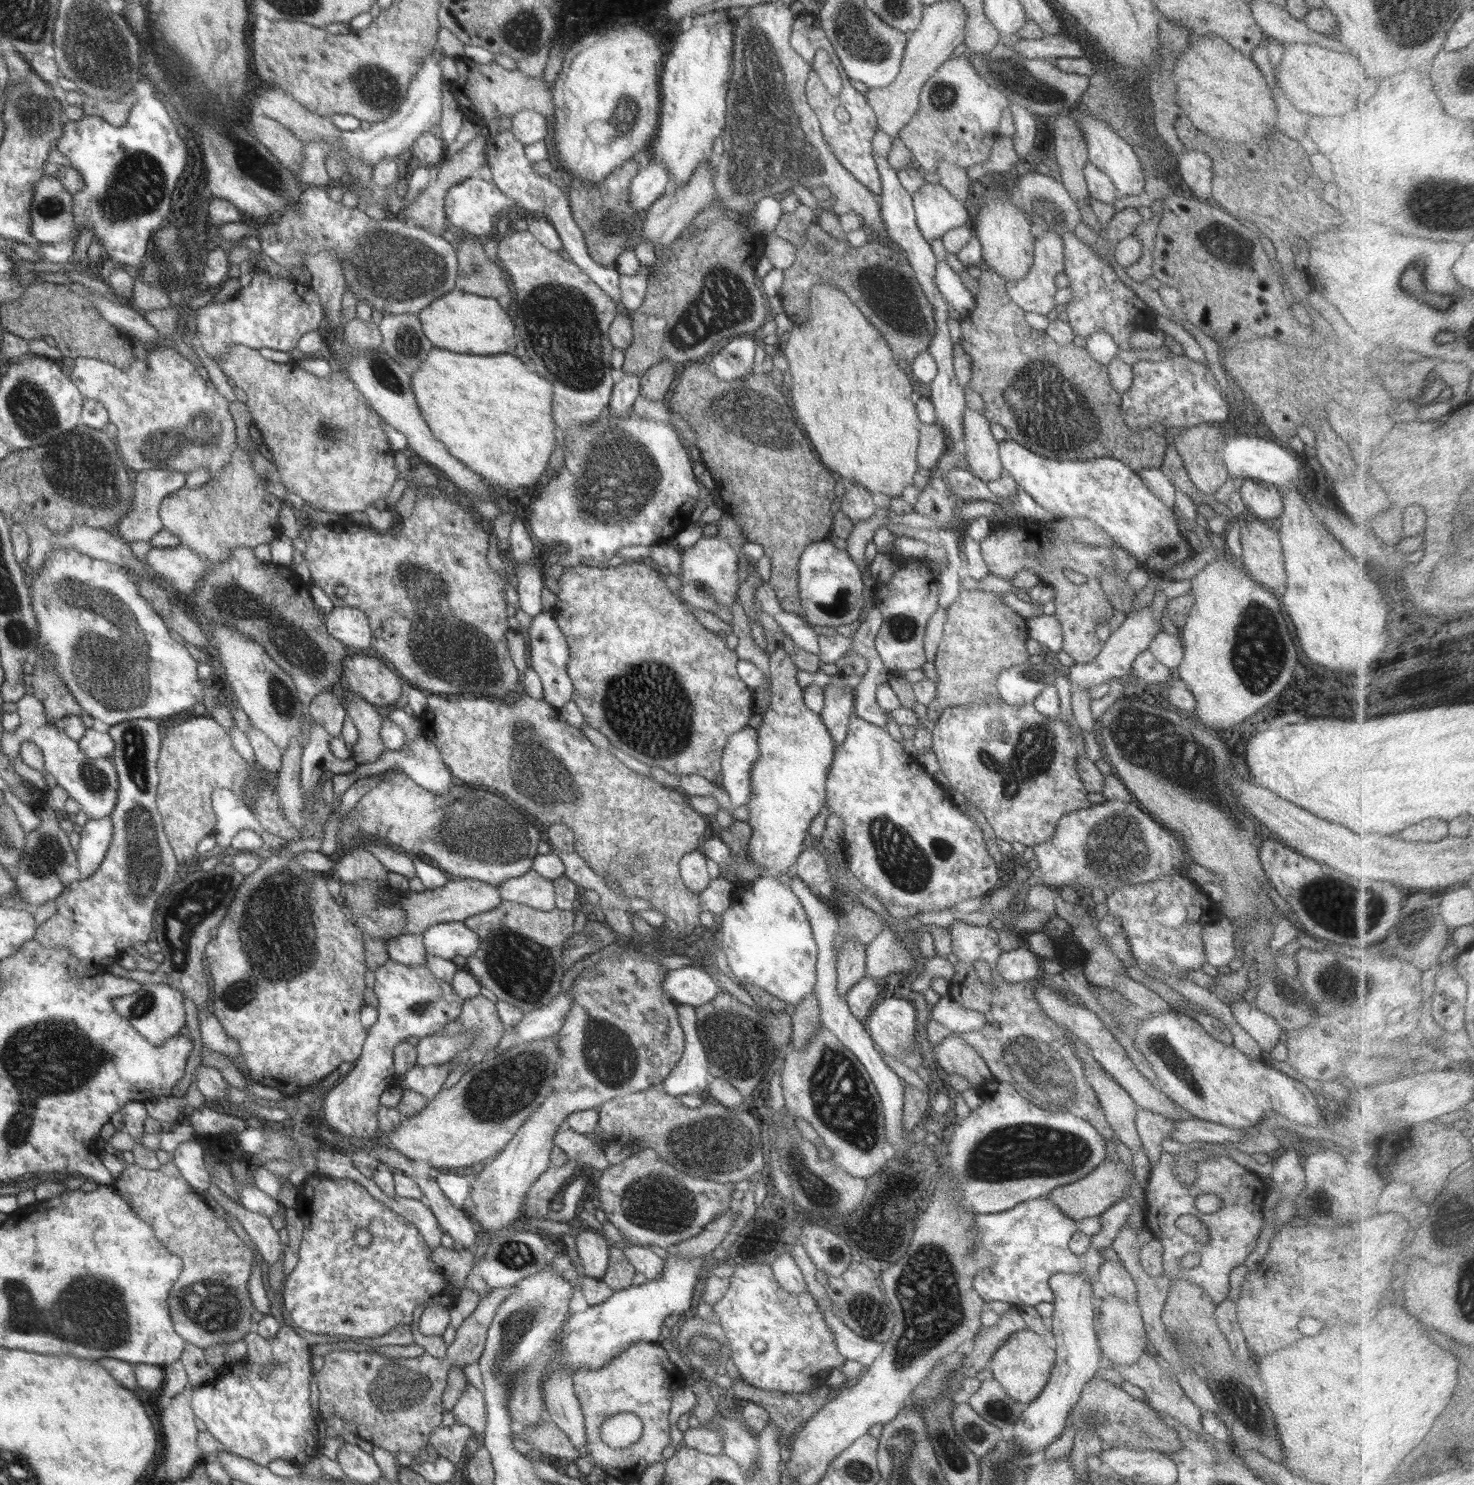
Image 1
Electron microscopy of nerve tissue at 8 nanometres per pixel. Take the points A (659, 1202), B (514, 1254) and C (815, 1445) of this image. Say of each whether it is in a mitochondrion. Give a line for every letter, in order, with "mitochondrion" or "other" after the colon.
A: mitochondrion
B: mitochondrion
C: other

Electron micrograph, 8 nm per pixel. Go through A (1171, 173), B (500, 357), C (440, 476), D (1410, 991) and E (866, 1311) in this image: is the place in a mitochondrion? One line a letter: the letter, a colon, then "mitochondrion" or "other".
A: other
B: other
C: other
D: other
E: mitochondrion

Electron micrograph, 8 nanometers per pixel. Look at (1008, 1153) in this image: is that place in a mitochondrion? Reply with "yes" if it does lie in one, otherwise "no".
yes

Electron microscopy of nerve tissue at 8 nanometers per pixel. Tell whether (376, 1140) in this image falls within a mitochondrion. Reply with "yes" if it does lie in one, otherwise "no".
no

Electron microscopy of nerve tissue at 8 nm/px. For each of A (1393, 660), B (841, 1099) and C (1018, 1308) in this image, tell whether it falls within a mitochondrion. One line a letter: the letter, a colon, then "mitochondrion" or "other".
A: mitochondrion
B: mitochondrion
C: other

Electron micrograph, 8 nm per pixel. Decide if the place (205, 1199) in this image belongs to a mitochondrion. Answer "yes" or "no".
no

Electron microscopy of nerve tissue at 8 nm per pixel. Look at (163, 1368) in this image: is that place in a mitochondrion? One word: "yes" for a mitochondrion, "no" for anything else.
no

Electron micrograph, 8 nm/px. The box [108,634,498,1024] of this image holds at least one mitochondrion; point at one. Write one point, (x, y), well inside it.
(269, 915)

